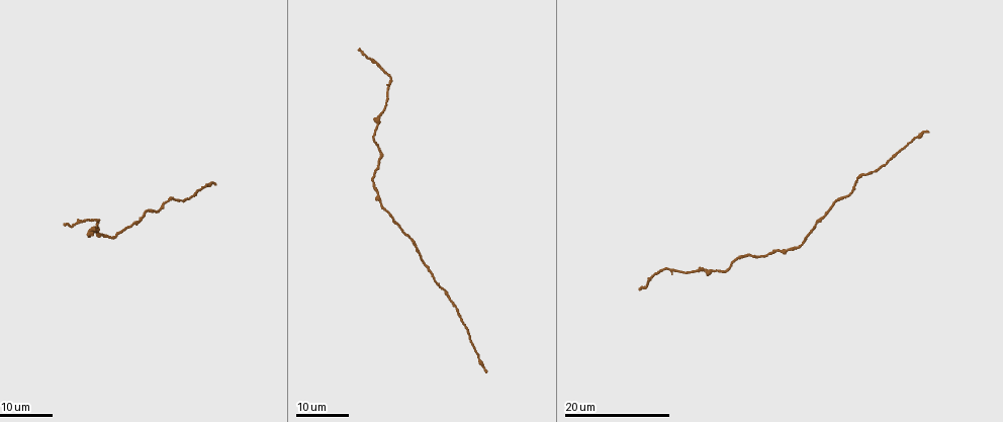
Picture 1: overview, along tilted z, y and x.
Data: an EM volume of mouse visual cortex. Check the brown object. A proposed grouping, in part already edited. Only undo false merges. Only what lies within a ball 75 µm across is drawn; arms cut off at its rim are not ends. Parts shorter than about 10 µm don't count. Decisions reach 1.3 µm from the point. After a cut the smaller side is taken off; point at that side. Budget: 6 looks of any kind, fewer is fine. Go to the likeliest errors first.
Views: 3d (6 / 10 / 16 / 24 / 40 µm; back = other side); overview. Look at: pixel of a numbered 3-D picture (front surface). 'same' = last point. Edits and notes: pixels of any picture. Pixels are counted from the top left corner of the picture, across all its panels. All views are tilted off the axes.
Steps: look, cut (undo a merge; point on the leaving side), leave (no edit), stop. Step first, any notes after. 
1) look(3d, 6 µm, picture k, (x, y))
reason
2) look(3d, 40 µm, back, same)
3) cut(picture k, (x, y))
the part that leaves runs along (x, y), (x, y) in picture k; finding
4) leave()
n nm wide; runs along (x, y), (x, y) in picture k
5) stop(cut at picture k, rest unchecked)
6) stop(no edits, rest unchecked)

look(3d, 16 µm, picture 1, (93, 227))

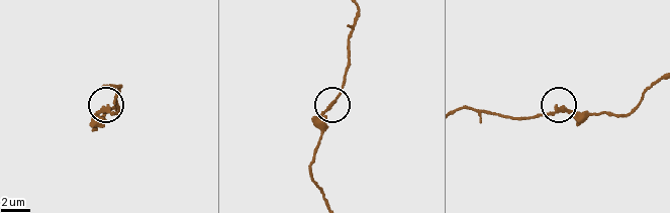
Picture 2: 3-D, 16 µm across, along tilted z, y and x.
look(3d, 10 µm, picture 2, (105, 109))

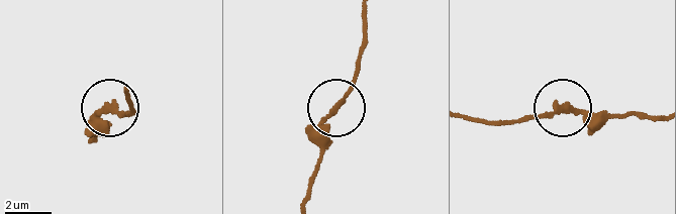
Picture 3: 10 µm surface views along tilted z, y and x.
leave()
230 nm wide; one neuron here

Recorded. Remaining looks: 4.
look(3d, 16 µm, picture 1, (450, 298))

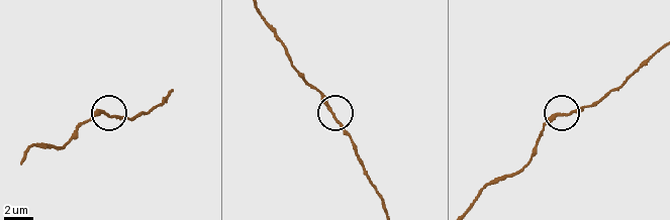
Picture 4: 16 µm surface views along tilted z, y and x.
look(3d, 10 µm, picture 4, (109, 112))

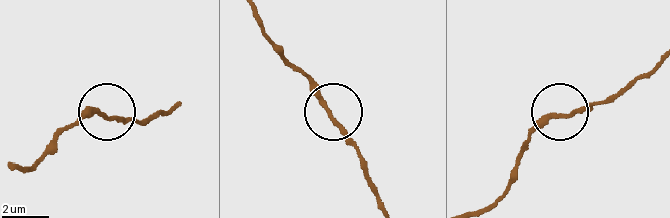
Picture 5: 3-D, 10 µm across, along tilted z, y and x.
leave()
one neuron here

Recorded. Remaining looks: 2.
look(3d, 24 µm, picture 1, (779, 251))

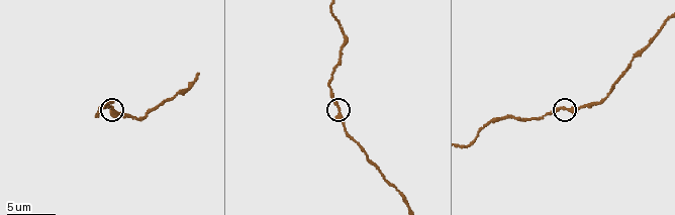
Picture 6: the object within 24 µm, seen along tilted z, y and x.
look(3d, 10 µm, picture 6, (564, 109))

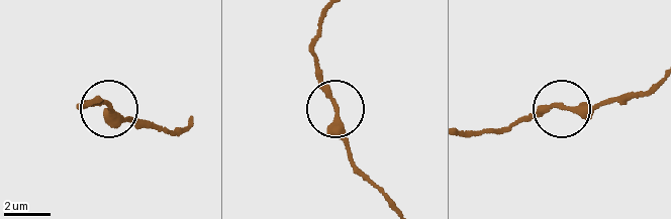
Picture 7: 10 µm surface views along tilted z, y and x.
leave()
runs along (645, 94), (604, 105), (544, 106), (519, 116) in picture 7; all the same neuron

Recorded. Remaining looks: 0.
stop(no edits, rest unchecked)

